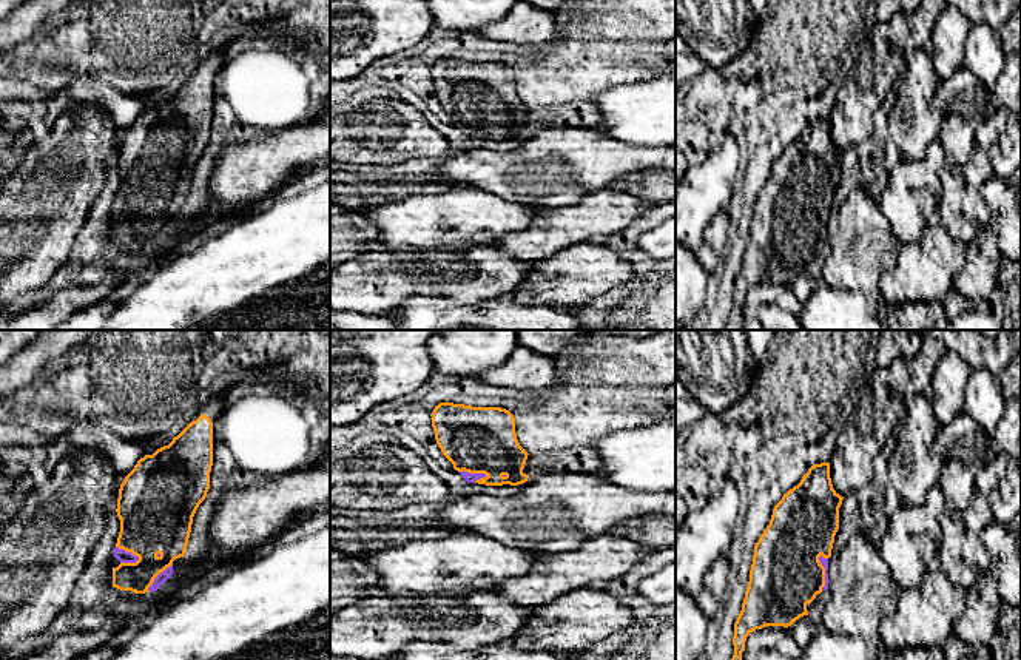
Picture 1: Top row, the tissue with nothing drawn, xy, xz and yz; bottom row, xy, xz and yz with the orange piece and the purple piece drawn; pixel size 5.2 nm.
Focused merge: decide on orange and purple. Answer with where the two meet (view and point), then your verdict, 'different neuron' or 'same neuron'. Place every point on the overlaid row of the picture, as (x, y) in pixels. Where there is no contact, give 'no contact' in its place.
xy (128, 551) | same neuron

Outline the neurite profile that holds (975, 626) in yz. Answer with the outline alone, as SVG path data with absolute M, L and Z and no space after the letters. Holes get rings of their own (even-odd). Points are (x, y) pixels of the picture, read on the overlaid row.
M987 571L965 591L965 608L958 617L953 632L970 649L984 646L998 632L1001 606L996 577Z

